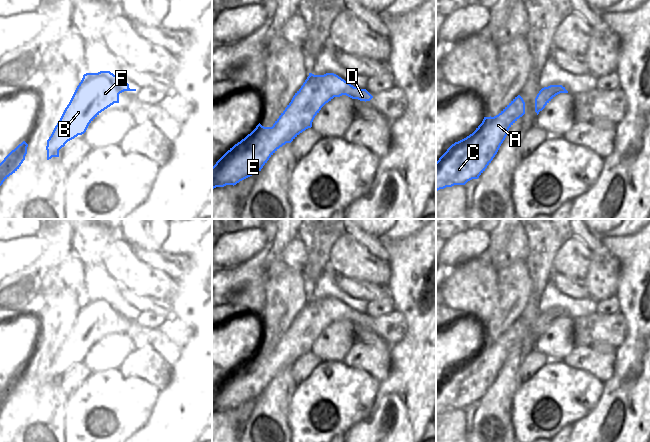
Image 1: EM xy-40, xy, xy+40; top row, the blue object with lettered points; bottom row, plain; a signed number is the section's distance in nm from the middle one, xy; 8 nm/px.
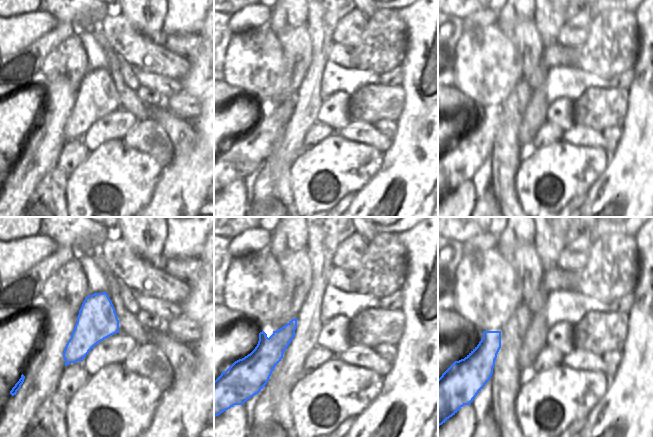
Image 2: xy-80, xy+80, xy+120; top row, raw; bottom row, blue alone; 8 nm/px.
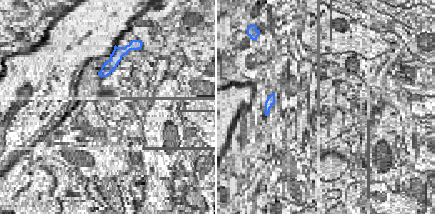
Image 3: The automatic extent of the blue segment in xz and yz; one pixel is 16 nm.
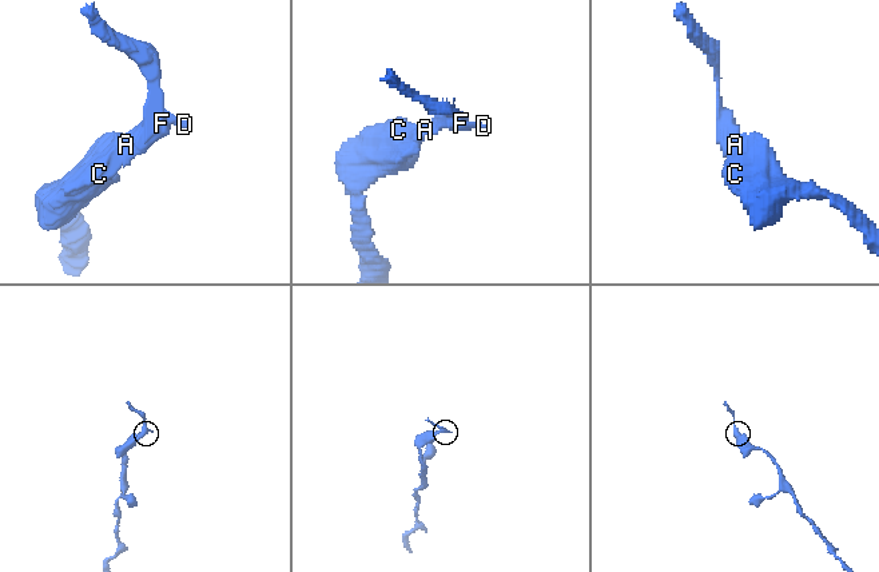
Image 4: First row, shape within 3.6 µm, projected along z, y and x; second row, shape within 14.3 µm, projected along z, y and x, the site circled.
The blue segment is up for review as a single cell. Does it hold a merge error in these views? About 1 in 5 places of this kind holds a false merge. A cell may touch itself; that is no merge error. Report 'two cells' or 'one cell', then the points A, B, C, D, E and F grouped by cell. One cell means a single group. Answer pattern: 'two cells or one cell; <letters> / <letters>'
one cell; A B C D E F

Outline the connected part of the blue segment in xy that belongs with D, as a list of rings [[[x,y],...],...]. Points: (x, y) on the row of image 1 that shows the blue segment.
[[[309,73],[272,127],[259,123],[216,162],[212,167],[212,189],[234,186],[259,173],[280,147],[312,127],[315,116],[326,103],[342,95],[365,102],[373,98],[366,89],[354,87],[334,73]]]

